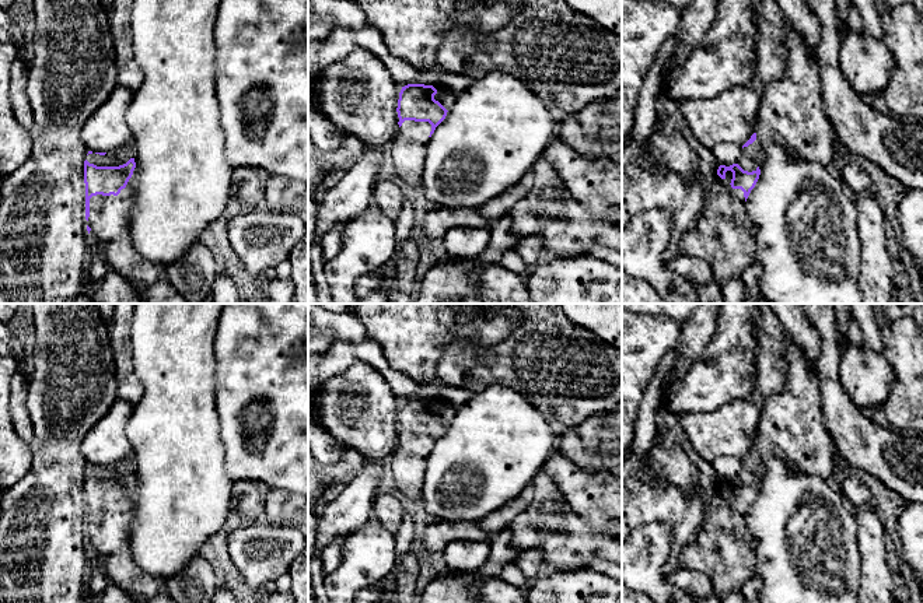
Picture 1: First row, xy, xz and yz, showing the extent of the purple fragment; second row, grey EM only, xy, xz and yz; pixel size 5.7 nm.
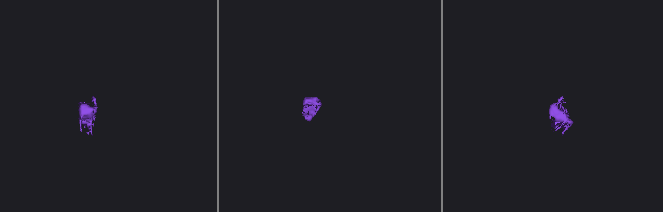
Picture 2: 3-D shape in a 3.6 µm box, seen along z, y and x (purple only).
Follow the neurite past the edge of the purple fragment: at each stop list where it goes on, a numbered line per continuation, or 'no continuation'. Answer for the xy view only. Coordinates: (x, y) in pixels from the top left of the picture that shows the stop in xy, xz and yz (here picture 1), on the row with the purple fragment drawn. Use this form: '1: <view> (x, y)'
1: xy (108, 160)
2: xy (109, 216)

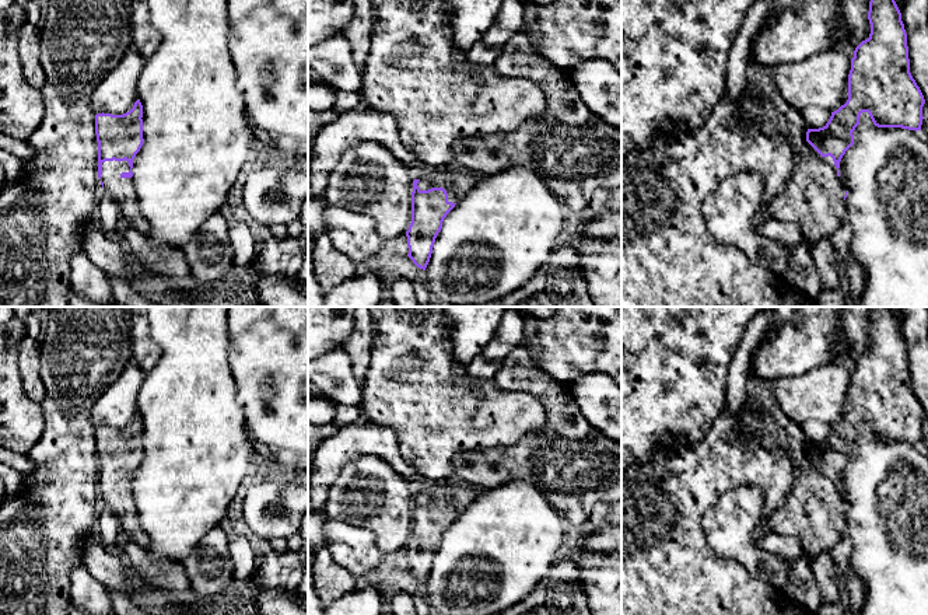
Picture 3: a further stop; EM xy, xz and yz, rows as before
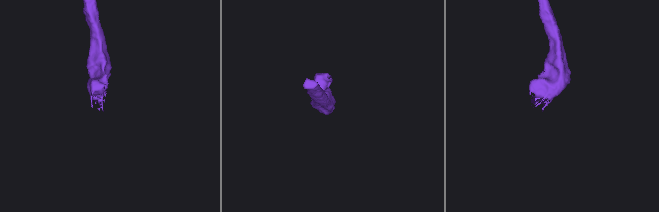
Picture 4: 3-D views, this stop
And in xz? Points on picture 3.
1: xz (457, 182)

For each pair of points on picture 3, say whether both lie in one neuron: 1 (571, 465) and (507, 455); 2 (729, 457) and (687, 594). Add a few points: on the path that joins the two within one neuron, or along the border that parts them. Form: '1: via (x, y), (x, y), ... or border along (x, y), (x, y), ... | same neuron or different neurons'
1: via (556, 460), (522, 460) | same neuron
2: via (699, 491), (699, 503), (690, 512), (687, 561) | same neuron

